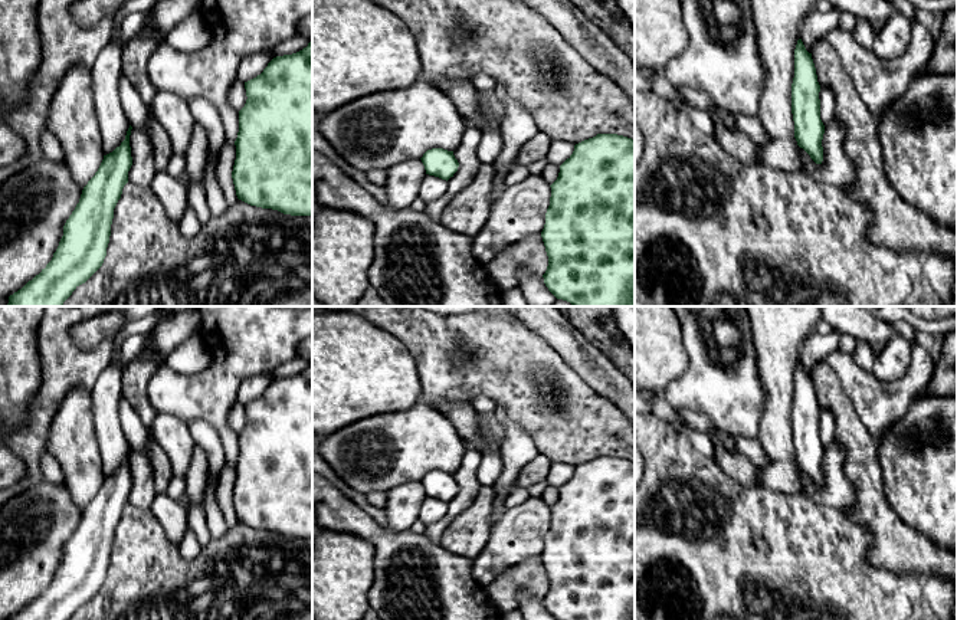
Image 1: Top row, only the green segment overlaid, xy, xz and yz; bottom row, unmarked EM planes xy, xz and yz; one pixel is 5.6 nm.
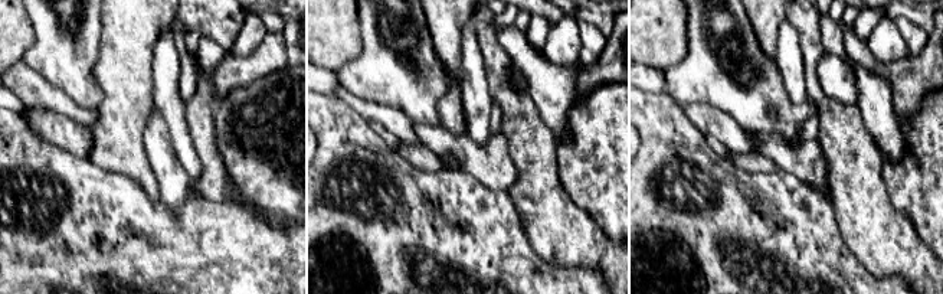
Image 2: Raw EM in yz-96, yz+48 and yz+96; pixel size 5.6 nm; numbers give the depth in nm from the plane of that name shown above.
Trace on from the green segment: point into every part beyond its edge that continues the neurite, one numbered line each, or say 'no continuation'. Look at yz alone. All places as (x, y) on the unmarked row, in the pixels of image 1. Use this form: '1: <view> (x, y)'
no continuation

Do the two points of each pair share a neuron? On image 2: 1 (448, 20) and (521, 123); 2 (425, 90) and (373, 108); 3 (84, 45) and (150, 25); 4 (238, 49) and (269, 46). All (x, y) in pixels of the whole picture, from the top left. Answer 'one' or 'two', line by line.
1: two
2: two
3: two
4: two

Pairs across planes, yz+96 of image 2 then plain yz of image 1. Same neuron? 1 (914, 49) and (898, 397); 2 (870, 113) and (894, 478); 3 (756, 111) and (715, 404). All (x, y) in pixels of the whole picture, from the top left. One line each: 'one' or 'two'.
1: one
2: two
3: one

